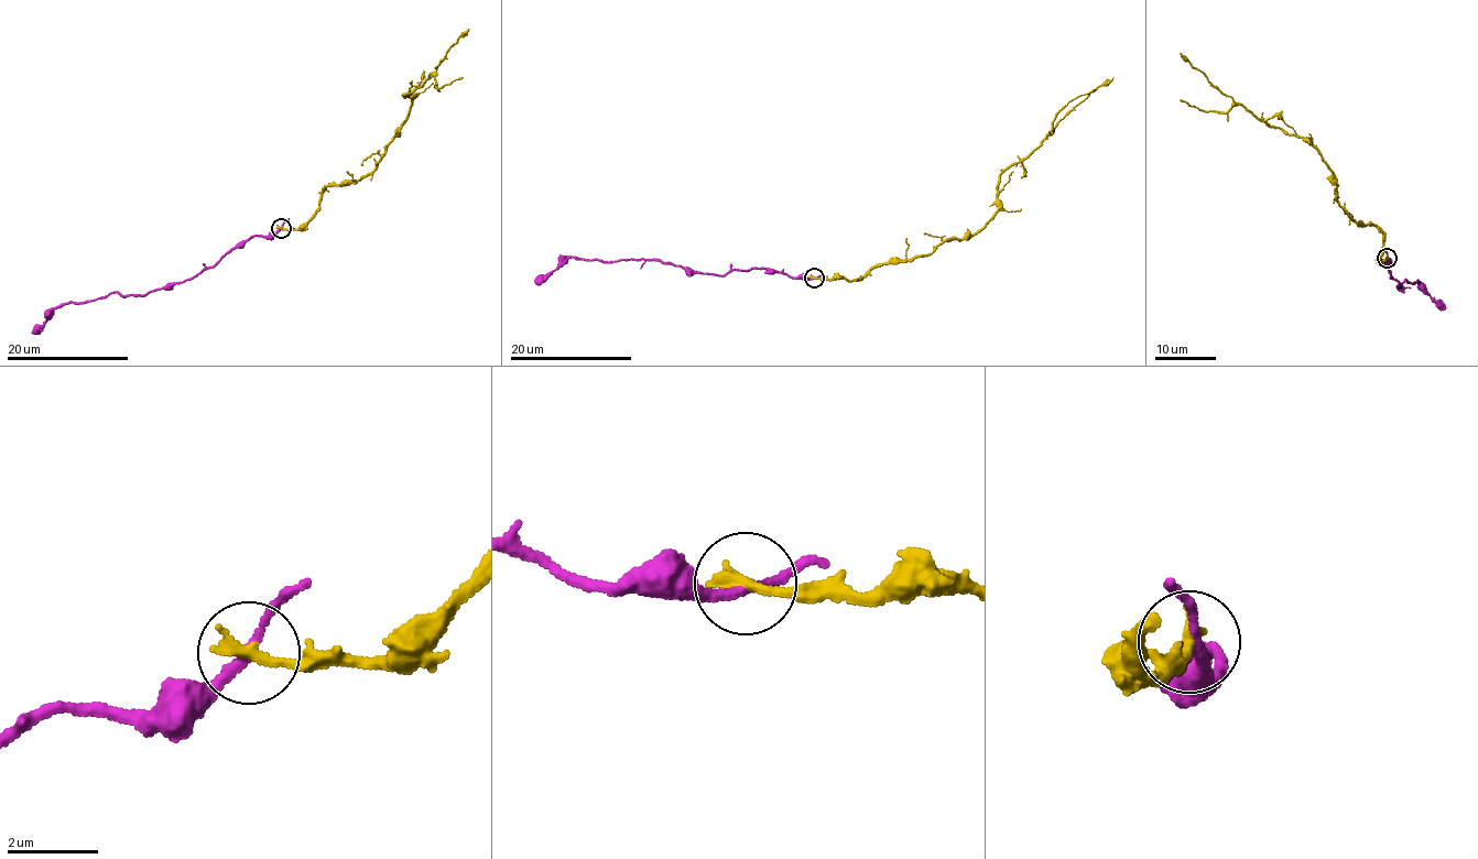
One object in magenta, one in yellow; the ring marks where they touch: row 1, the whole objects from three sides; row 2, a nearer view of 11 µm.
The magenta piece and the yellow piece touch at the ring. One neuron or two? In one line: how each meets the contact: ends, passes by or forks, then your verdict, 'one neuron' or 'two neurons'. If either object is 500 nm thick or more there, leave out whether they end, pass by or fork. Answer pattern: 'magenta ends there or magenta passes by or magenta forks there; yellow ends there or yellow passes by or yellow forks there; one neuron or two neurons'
magenta passes by; yellow ends there; two neurons

